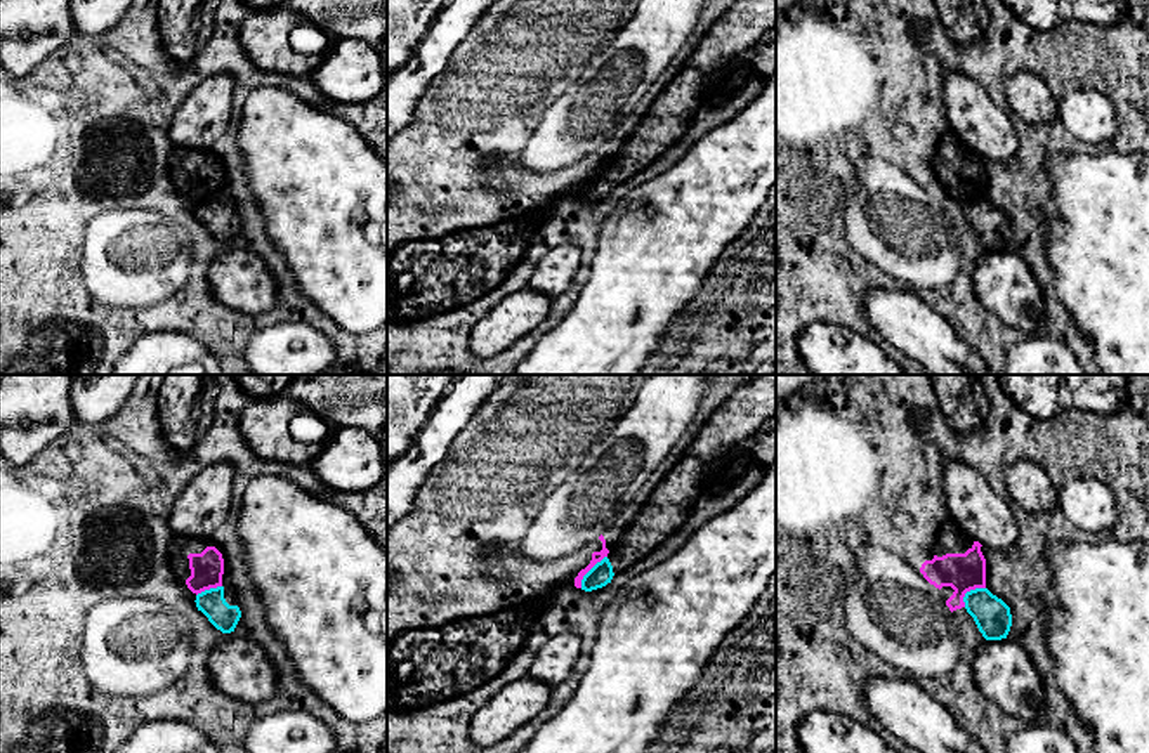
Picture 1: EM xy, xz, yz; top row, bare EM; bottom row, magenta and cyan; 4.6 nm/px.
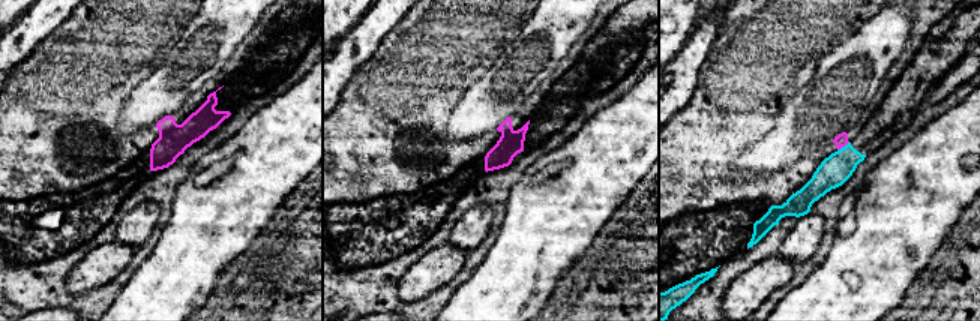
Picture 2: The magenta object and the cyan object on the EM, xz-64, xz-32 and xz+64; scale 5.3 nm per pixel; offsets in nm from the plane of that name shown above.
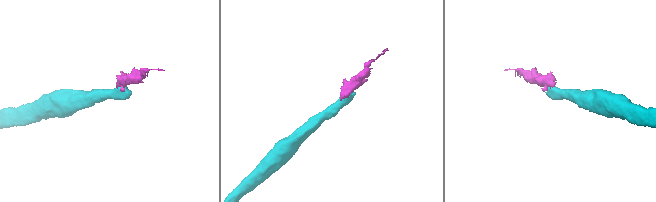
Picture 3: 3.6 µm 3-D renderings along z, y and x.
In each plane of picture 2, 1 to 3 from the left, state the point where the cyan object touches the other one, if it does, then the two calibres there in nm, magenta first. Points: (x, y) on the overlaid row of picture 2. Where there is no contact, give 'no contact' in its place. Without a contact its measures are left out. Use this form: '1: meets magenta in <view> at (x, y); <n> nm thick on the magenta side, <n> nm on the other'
1: no contact
2: no contact
3: meets magenta in xz+64 at (842, 146); 70 nm thick on the magenta side, 160 nm on the other

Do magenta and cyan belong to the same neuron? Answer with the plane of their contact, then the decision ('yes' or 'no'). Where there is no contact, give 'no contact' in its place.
xz | no

